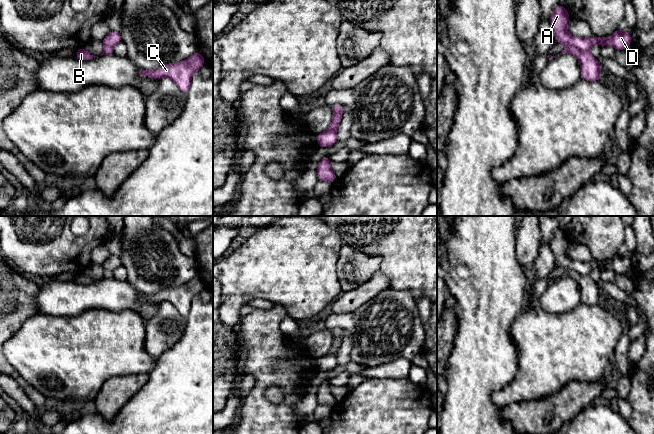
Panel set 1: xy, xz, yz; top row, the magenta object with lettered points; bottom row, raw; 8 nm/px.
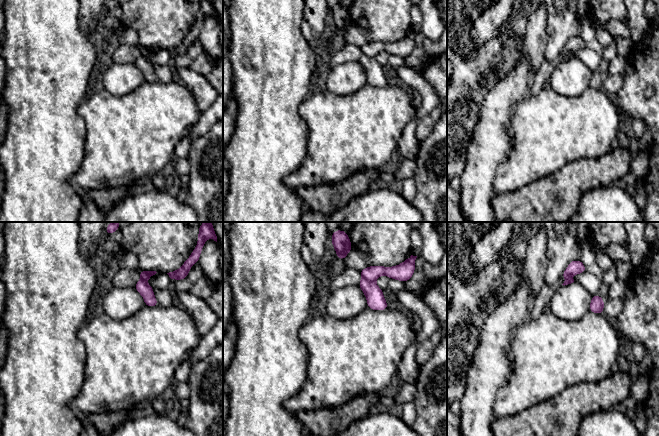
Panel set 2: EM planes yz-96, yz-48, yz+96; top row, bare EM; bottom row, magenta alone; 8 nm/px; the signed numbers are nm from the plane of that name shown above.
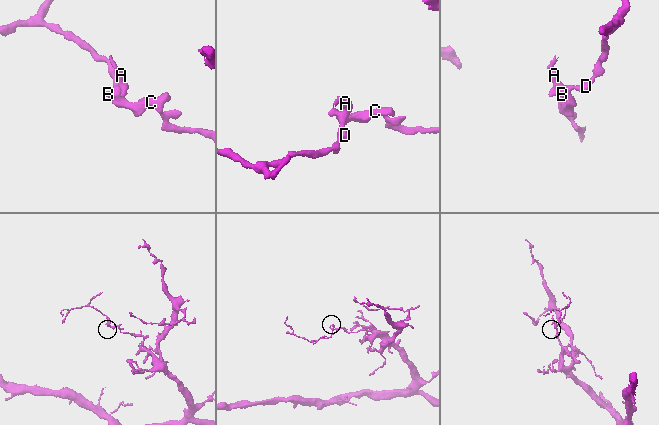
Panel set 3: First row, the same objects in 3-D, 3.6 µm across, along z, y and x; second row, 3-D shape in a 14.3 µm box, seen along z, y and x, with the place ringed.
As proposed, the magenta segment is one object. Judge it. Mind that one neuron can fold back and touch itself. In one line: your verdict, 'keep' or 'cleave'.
cleave

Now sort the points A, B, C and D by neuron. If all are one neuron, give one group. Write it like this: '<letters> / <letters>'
A D / B C

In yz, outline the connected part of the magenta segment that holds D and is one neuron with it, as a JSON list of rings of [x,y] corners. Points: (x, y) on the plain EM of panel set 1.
[[[560,227],[554,232],[550,241],[550,247],[555,256],[554,267],[564,267],[566,270],[574,270],[582,276],[589,275],[591,270],[595,267],[602,270],[613,270],[615,274],[626,274],[634,263],[624,252],[616,255],[607,262],[600,262],[597,260],[581,262],[572,260],[567,254],[569,240],[570,238],[567,236],[567,233]]]

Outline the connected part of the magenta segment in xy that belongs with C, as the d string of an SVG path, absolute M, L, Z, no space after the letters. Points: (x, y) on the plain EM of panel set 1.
M196 275L186 284L178 287L165 288L158 293L140 294L141 300L149 300L155 304L164 301L170 302L184 318L190 313L193 298L204 289L205 284L199 275Z

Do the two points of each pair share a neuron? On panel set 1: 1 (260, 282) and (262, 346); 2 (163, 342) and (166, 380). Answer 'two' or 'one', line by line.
1: two
2: two

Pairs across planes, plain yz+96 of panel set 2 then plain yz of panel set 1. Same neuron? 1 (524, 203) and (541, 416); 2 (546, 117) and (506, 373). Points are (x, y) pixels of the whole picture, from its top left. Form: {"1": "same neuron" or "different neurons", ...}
{"1": "same neuron", "2": "different neurons"}

